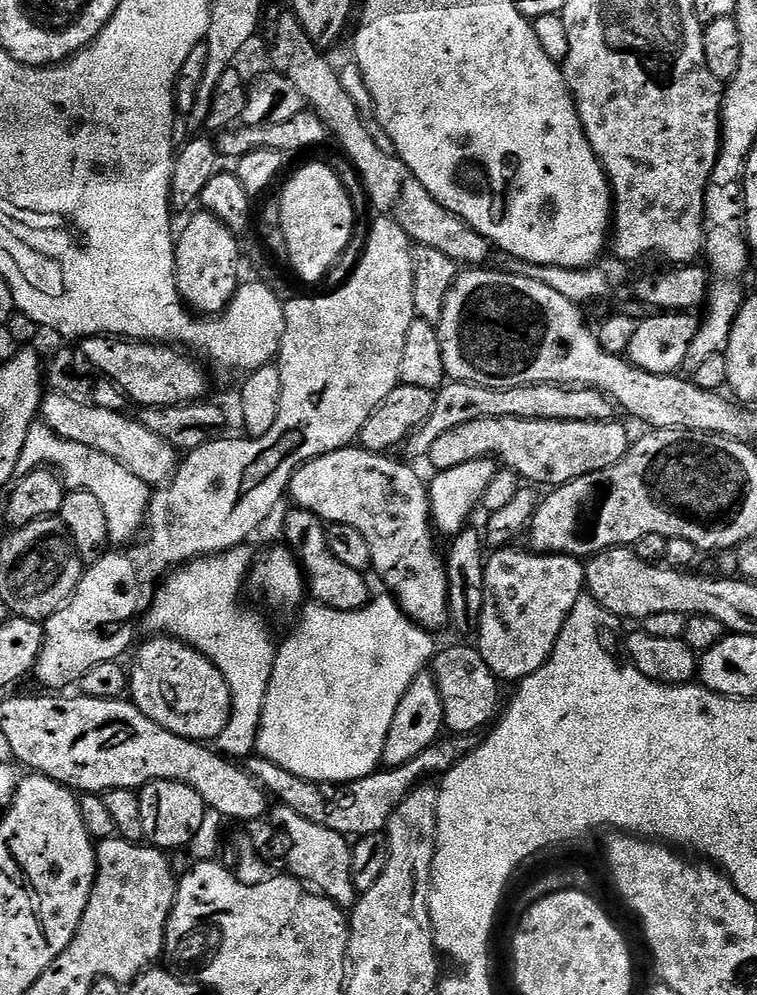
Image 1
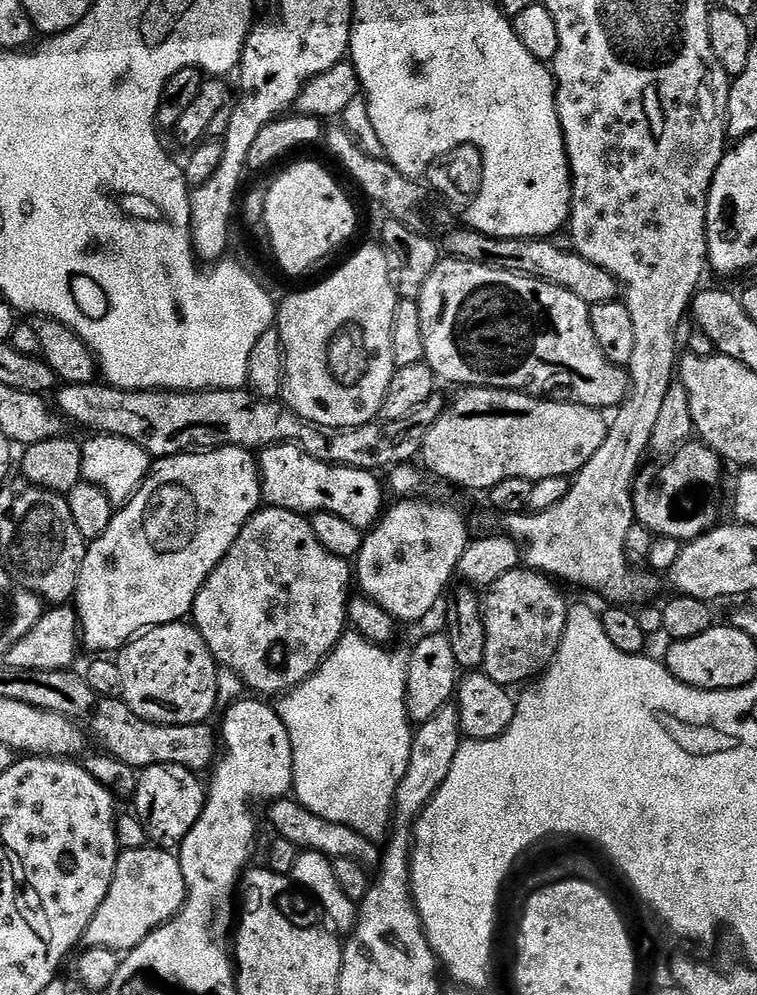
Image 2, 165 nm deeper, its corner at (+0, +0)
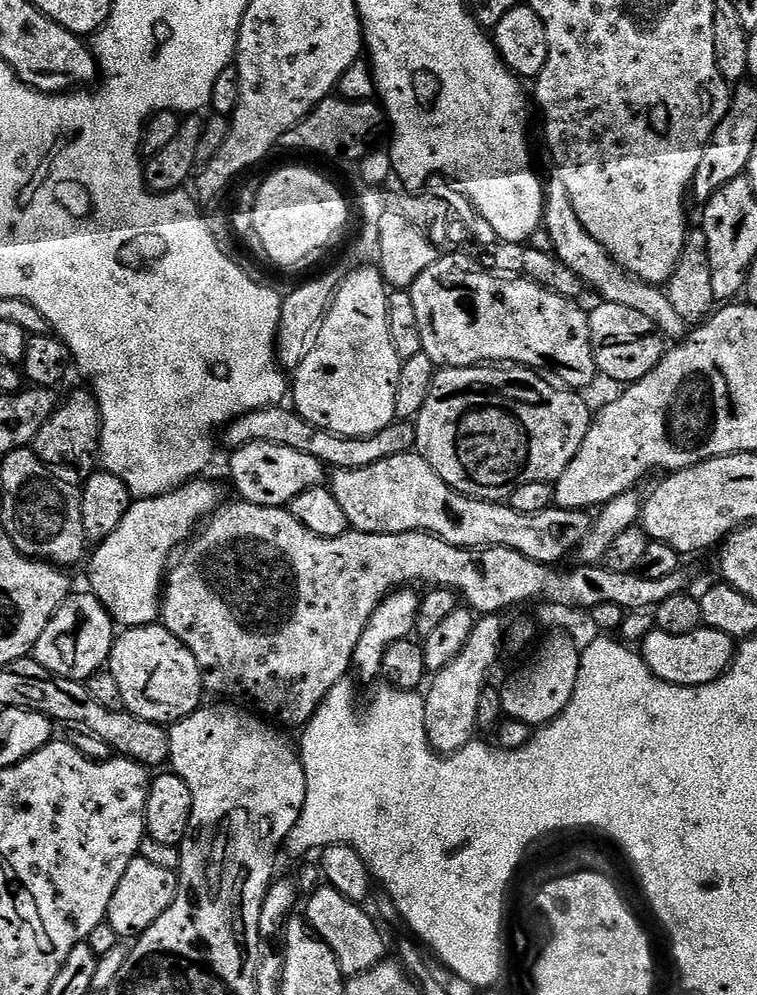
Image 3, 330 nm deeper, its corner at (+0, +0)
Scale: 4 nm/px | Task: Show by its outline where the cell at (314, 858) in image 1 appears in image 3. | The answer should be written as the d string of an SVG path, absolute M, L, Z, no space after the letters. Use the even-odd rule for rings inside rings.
M327 886L317 887L311 894L313 896L308 900L308 924L320 935L317 937L330 946L345 978L362 974L385 959L384 936L376 929L375 922L363 912L365 909L361 905Z

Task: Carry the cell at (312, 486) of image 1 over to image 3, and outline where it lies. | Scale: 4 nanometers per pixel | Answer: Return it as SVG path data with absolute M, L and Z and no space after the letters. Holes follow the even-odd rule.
M250 442L235 449L228 460L228 472L241 501L254 506L283 508L302 490L321 487L326 480L326 465L302 450L290 450L290 446L278 446L270 442Z

